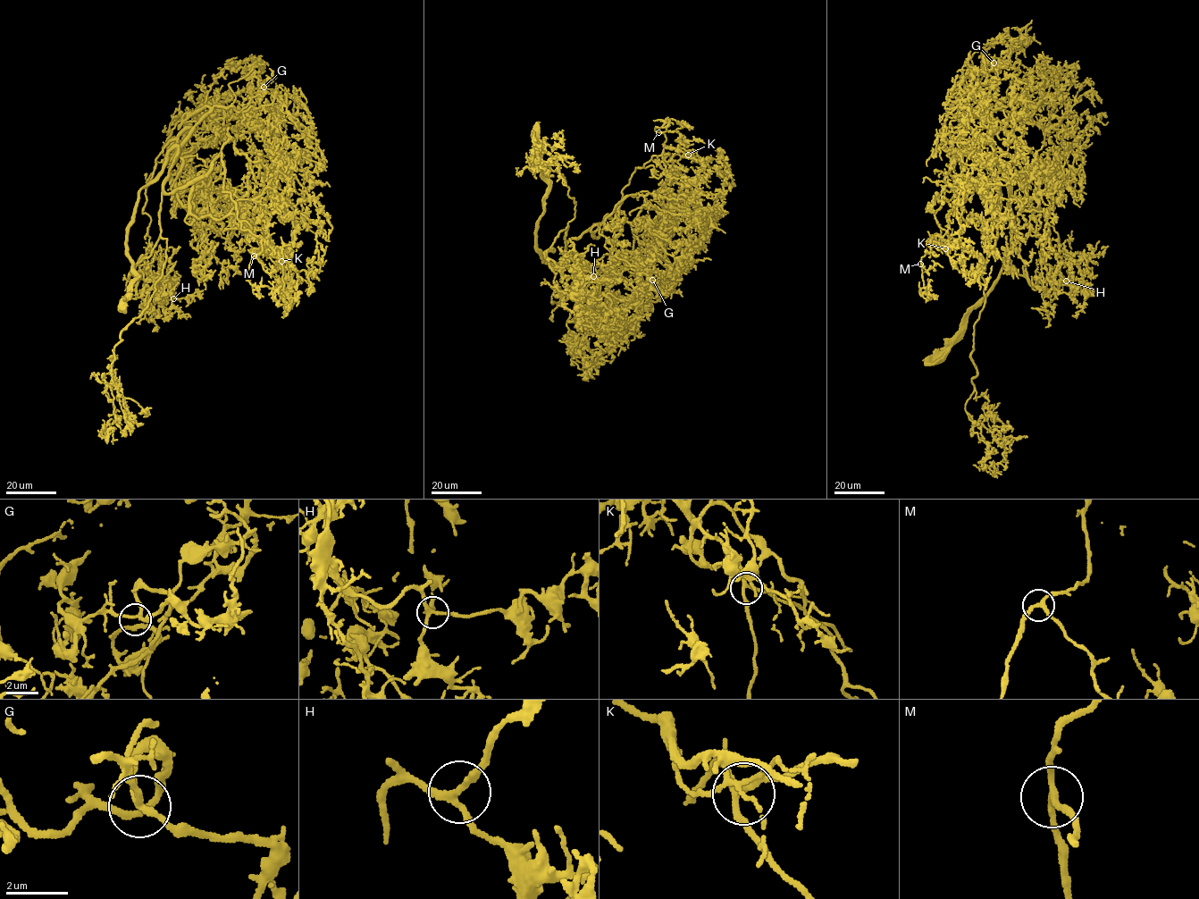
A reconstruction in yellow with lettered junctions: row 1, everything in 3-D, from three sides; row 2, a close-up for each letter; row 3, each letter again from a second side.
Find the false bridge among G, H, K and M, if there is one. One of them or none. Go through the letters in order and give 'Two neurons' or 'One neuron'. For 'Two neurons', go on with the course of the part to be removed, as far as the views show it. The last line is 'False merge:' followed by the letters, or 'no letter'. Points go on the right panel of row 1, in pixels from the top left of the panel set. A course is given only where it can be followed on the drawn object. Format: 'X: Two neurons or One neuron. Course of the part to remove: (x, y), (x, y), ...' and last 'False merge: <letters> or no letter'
G: One neuron
H: One neuron
K: One neuron
M: One neuron
False merge: no letter

